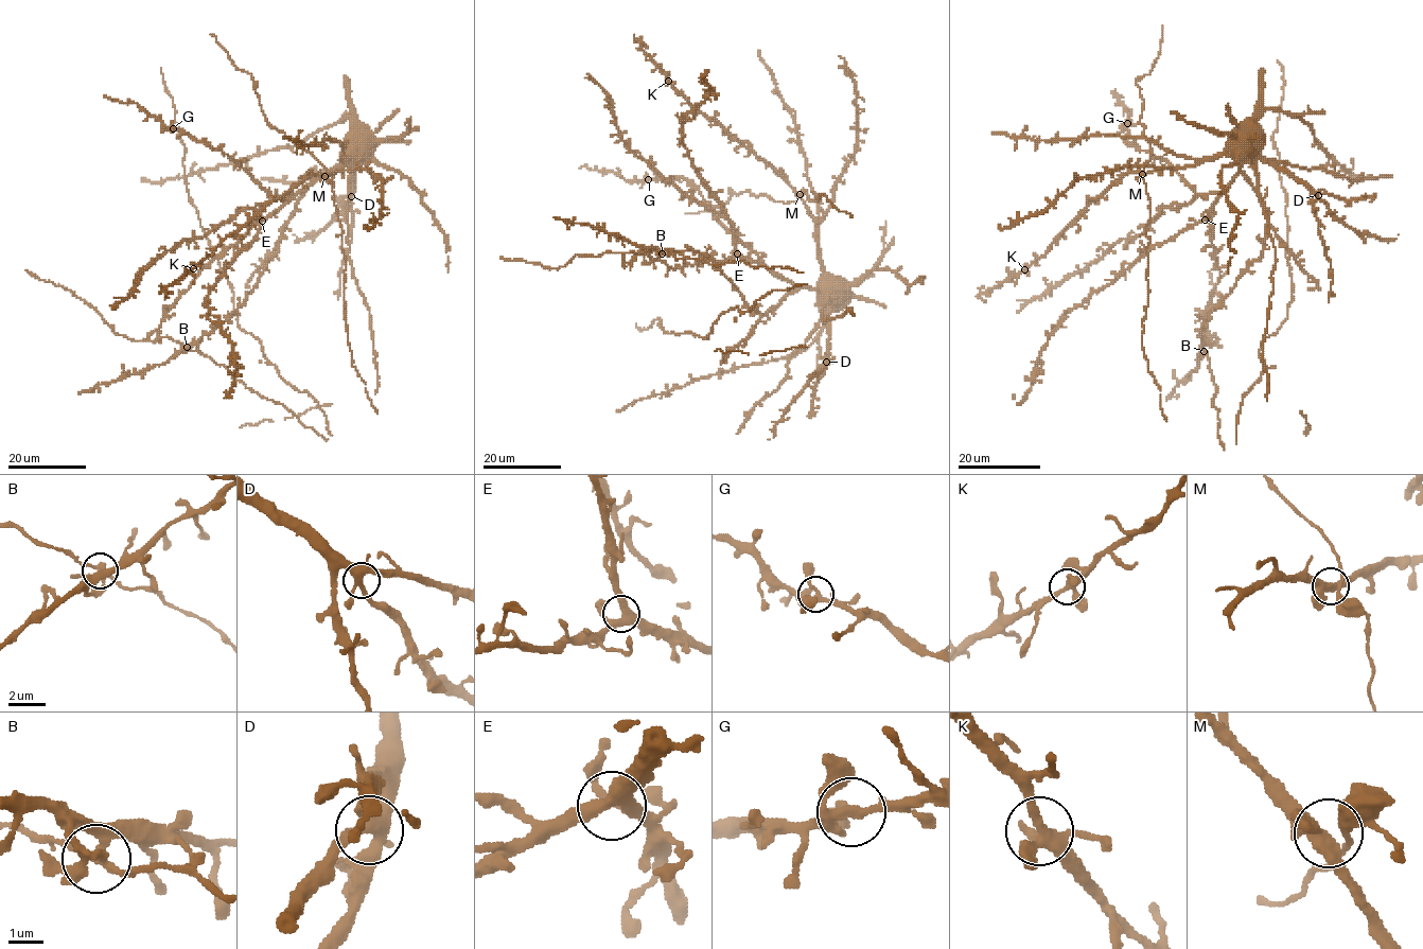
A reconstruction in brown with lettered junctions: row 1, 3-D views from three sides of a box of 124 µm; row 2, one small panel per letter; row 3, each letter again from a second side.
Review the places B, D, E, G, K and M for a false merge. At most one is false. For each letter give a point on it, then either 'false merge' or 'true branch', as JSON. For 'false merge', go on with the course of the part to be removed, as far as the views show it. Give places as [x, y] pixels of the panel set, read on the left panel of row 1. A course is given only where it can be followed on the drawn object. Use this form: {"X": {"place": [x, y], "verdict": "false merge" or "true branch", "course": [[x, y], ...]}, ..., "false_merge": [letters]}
{"B": {"place": [187, 347], "verdict": "true branch"}, "D": {"place": [351, 196], "verdict": "true branch"}, "E": {"place": [262, 221], "verdict": "true branch"}, "G": {"place": [173, 128], "verdict": "true branch"}, "K": {"place": [193, 268], "verdict": "true branch"}, "M": {"place": [324, 176], "verdict": "true branch"}, "false_merge": []}

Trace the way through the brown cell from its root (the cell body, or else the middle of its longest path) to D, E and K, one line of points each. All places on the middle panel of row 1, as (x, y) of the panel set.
D: (828, 281), (837, 294), (837, 301), (828, 315), (826, 362)
E: (828, 281), (820, 288), (802, 288), (782, 280), (761, 264), (737, 253)
K: (828, 281), (832, 278), (825, 270), (820, 256), (817, 220), (800, 195), (766, 162), (695, 107), (668, 81)

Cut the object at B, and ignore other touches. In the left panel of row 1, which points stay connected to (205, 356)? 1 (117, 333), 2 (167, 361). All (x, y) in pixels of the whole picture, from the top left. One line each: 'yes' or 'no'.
1: yes
2: no

